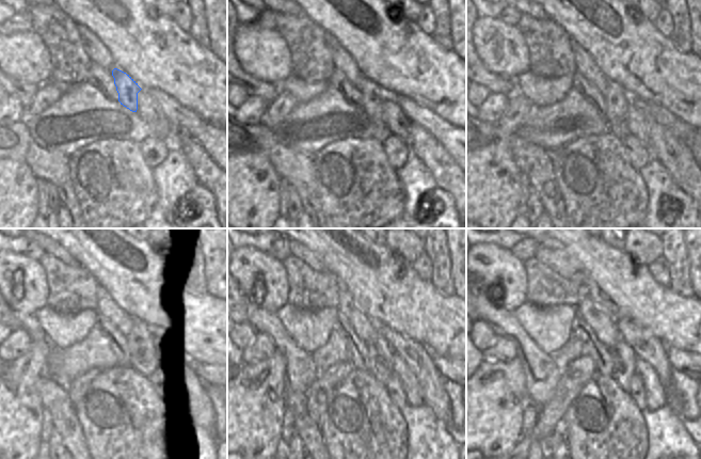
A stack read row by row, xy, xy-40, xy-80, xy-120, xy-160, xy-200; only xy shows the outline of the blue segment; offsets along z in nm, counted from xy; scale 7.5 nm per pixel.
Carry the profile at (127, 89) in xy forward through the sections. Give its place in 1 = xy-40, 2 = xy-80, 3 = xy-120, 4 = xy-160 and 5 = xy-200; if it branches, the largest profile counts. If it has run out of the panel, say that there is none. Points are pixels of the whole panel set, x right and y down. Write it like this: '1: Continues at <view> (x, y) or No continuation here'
1: Continues at xy-40 (372, 95)
2: Continues at xy-80 (616, 99)
3: Continues at xy-120 (139, 338)
4: Continues at xy-160 (380, 353)
5: Continues at xy-200 (622, 355).

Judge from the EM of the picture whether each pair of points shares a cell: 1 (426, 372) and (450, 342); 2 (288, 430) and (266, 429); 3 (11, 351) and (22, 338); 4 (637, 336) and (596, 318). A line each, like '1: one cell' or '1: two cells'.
1: two cells
2: two cells
3: one cell
4: two cells

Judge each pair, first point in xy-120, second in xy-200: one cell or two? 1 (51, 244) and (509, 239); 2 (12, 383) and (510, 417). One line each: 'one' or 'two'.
1: two
2: one

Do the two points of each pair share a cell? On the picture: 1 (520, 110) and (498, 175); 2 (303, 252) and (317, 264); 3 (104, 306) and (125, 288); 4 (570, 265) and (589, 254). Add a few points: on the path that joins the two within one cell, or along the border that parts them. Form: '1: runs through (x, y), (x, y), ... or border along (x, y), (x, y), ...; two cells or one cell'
1: runs through (506, 126), (498, 148), (497, 159); one cell
2: runs through (306, 255), (314, 262); one cell
3: border along (99, 285), (130, 316); two cells
4: border along (554, 249), (578, 264), (583, 285); two cells

